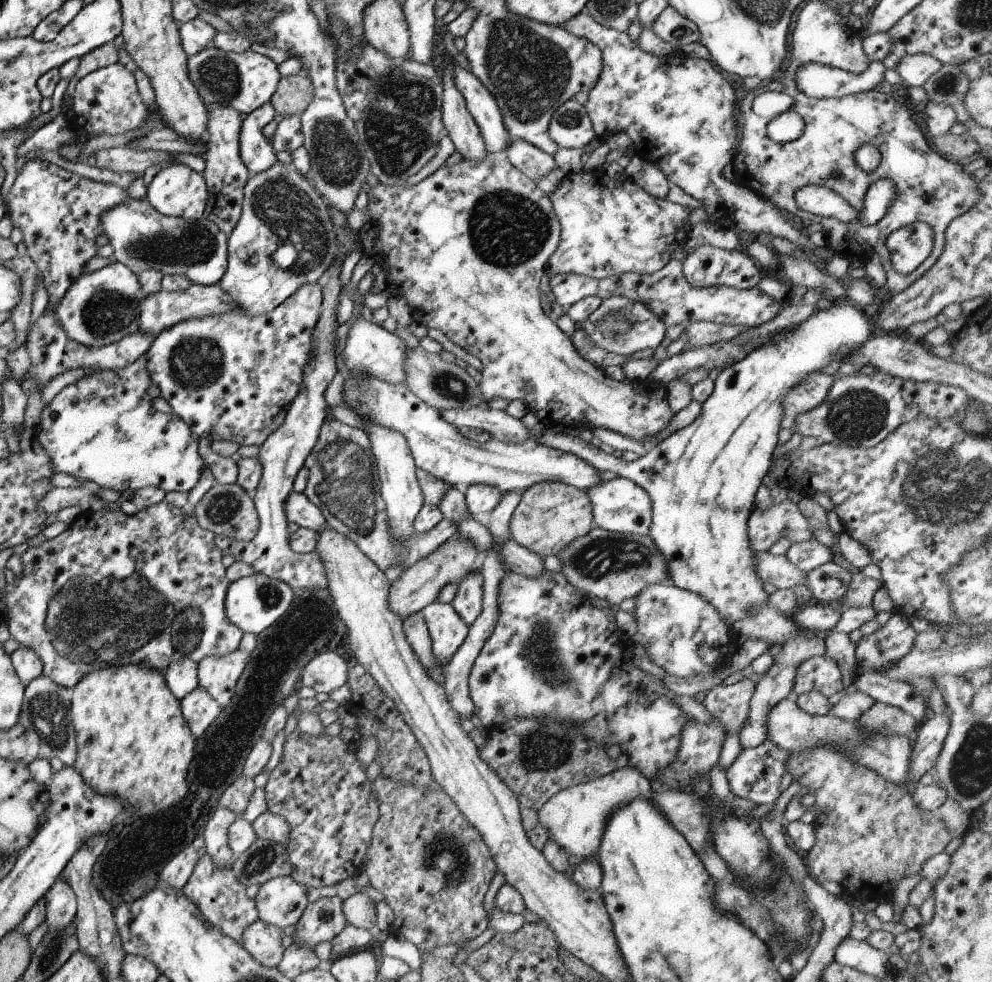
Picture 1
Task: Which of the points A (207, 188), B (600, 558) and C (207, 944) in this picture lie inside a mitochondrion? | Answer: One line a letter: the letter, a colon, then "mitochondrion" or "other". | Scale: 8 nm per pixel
A: other
B: mitochondrion
C: other

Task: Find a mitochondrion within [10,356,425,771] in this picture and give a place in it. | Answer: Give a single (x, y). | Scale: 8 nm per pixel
(82, 628)

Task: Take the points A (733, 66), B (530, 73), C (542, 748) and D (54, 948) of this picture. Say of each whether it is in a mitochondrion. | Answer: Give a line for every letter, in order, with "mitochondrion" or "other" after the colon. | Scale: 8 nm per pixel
A: other
B: mitochondrion
C: mitochondrion
D: mitochondrion

